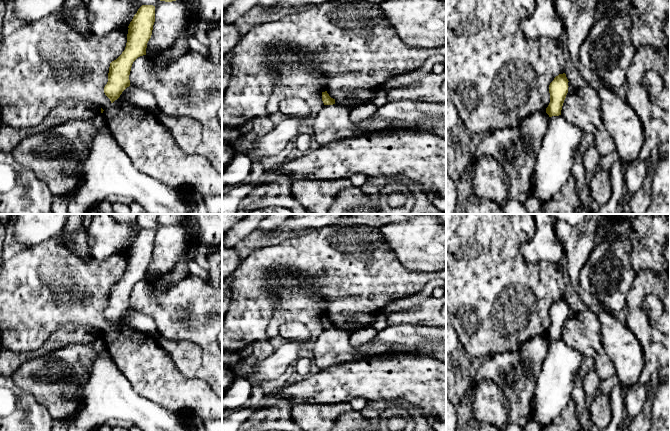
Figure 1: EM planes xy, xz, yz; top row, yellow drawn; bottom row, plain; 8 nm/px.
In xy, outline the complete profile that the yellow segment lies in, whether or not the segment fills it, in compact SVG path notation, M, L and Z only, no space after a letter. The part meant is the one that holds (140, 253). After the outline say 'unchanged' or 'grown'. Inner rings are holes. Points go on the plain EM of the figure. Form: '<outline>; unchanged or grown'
M142 229L130 246L125 274L110 287L108 306L104 311L104 317L111 327L130 310L129 299L132 288L138 281L146 279L154 246L155 230L153 229Z; unchanged

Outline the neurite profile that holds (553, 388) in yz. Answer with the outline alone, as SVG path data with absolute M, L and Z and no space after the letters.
M562 339L549 341L532 401L532 418L542 428L553 422L569 405L583 358Z

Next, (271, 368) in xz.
M286 341L267 358L258 361L251 373L242 375L238 371L237 363L230 365L230 369L235 374L236 378L244 377L252 384L278 380L281 379L281 376L289 366L295 365L296 361L299 359L302 348L303 347L298 343Z

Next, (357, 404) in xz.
M354 398L349 404L354 411L361 411L366 408L368 401L365 398Z

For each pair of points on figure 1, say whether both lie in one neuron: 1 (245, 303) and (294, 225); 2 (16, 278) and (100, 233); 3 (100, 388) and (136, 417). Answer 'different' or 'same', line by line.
1: different
2: different
3: same

